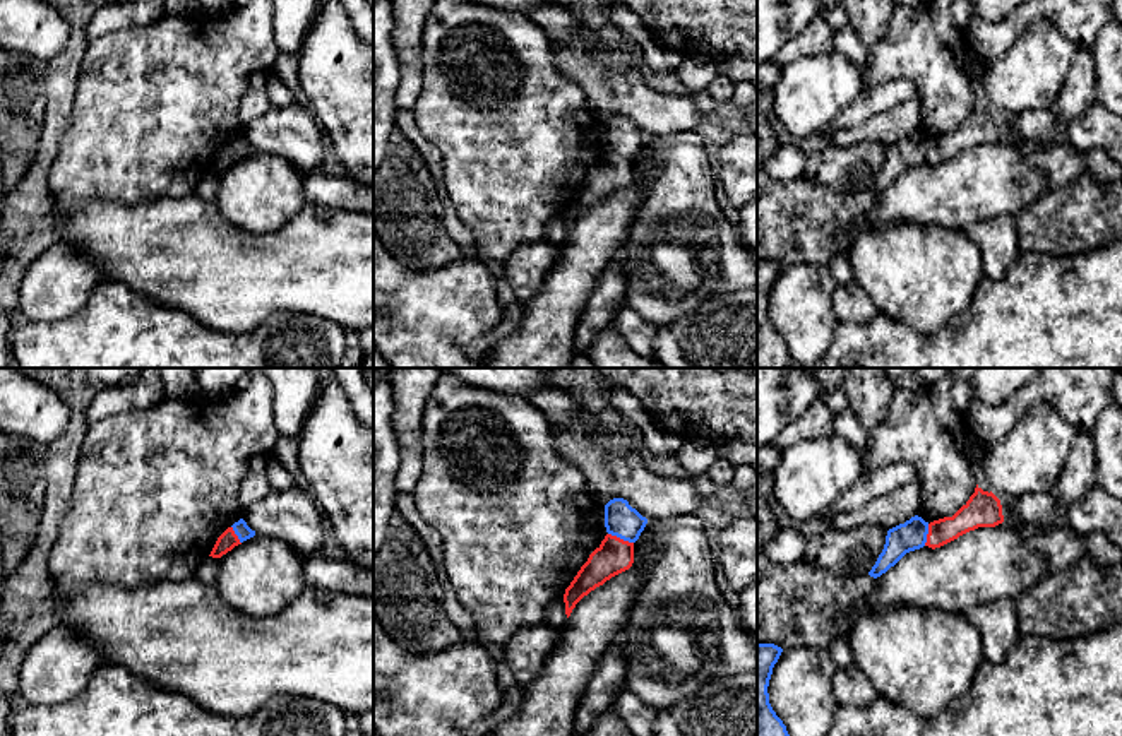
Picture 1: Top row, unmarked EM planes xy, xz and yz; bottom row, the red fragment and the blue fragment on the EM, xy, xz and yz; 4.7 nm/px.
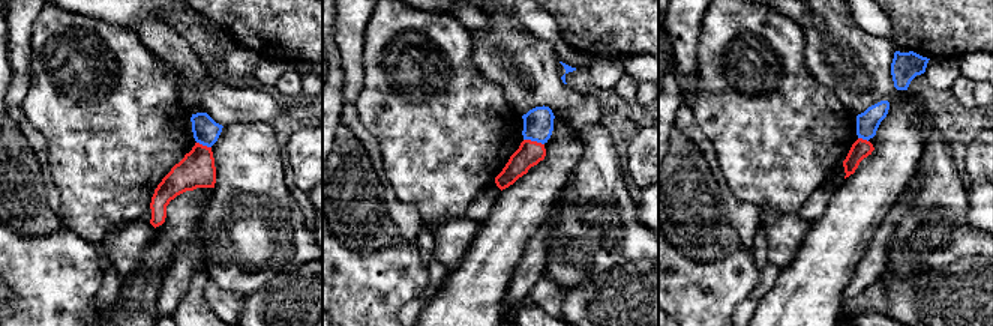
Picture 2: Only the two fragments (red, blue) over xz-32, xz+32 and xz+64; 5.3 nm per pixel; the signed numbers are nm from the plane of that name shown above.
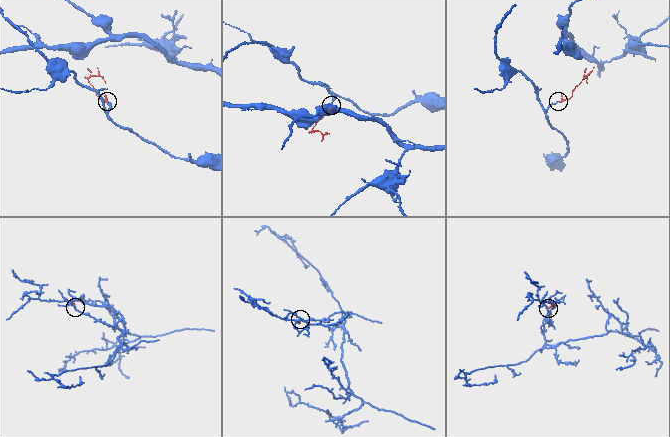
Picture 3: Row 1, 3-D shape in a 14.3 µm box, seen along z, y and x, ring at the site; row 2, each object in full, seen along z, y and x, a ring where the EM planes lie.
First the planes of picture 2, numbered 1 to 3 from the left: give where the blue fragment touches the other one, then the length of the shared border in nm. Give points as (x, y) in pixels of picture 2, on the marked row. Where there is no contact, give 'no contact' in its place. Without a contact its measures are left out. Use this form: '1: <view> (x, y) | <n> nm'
1: xz-32 (204, 146) | 90 nm
2: xz+32 (534, 141) | 120 nm
3: xz+64 (861, 138) | 60 nm

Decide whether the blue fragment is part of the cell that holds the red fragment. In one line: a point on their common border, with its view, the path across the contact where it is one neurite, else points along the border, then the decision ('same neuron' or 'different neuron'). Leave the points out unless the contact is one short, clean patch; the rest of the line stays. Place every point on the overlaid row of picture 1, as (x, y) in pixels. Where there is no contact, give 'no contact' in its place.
contact xz (619, 538); way xz (614, 555), (619, 538), (620, 519); same neuron

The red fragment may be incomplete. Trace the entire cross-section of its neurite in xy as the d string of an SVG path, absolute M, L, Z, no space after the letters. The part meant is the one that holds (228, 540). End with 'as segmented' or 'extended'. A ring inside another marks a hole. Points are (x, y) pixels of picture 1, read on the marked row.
M243 519L235 522L231 527L228 527L216 541L212 551L209 556L221 558L228 551L231 551L235 546L242 544L243 541L255 536L255 531L252 531Z; extended

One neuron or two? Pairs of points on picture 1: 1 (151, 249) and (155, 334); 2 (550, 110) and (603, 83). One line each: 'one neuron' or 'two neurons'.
1: two neurons
2: two neurons

